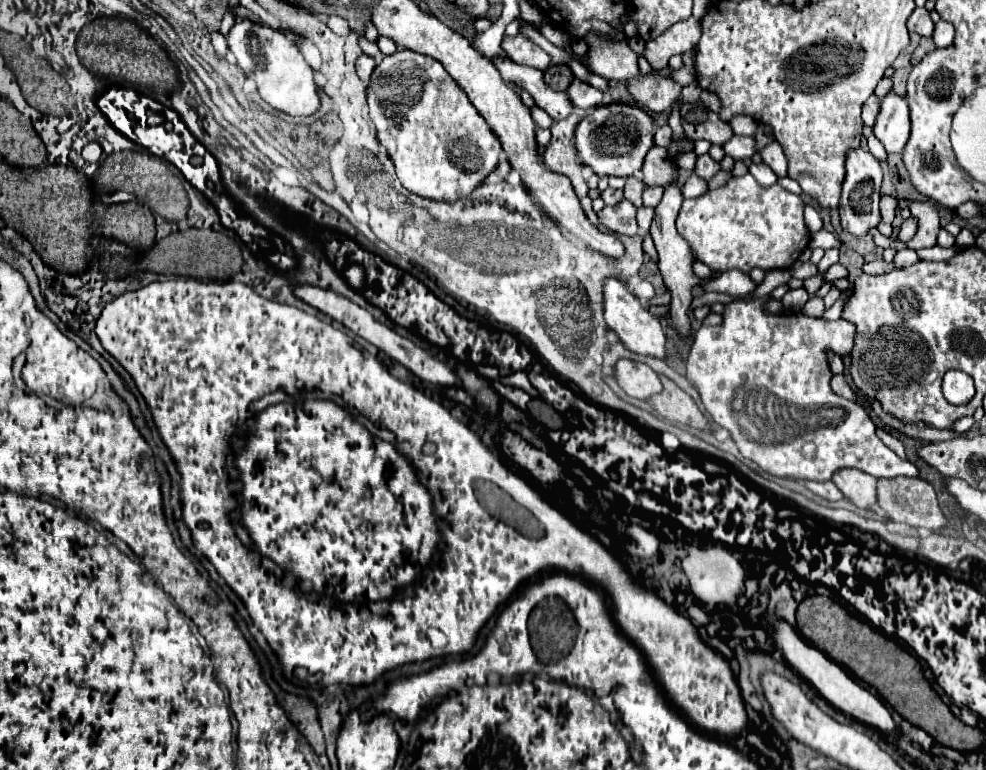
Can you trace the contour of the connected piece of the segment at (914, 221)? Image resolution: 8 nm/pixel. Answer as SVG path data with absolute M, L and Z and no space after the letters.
M914 216L906 218L906 220L902 222L902 226L900 226L898 240L900 240L900 242L908 242L908 240L916 234L916 230L918 230L918 218L914 218Z

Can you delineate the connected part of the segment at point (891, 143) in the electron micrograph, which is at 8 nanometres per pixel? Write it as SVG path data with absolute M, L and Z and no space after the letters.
M890 90L880 102L880 114L878 114L876 124L874 124L874 136L884 144L888 154L902 152L906 142L908 142L908 138L910 138L910 110L908 110L906 98L896 94L894 90Z

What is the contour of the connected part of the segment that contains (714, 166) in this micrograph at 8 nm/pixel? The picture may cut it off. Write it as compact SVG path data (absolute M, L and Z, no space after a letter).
M702 154L696 158L696 166L694 166L694 174L698 174L702 180L710 180L716 172L720 170L720 164L714 162L708 154Z

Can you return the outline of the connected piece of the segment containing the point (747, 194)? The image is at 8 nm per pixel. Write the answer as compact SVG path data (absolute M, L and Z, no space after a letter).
M750 174L742 178L734 176L726 186L718 190L706 192L692 200L684 200L676 218L676 228L678 234L690 244L698 260L708 264L712 270L722 270L722 272L730 268L740 268L742 272L750 272L754 266L766 272L774 268L790 268L810 242L810 230L804 224L804 200L784 190L780 184L764 188Z

